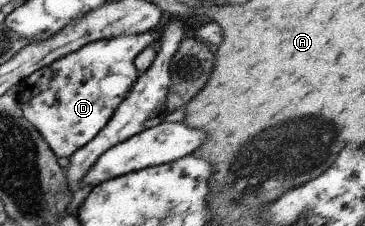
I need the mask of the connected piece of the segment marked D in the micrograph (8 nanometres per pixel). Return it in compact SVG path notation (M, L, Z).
M151 31L93 41L41 67L41 82L37 70L17 84L22 115L56 157L70 157L104 127L139 75L133 59L155 39Z

